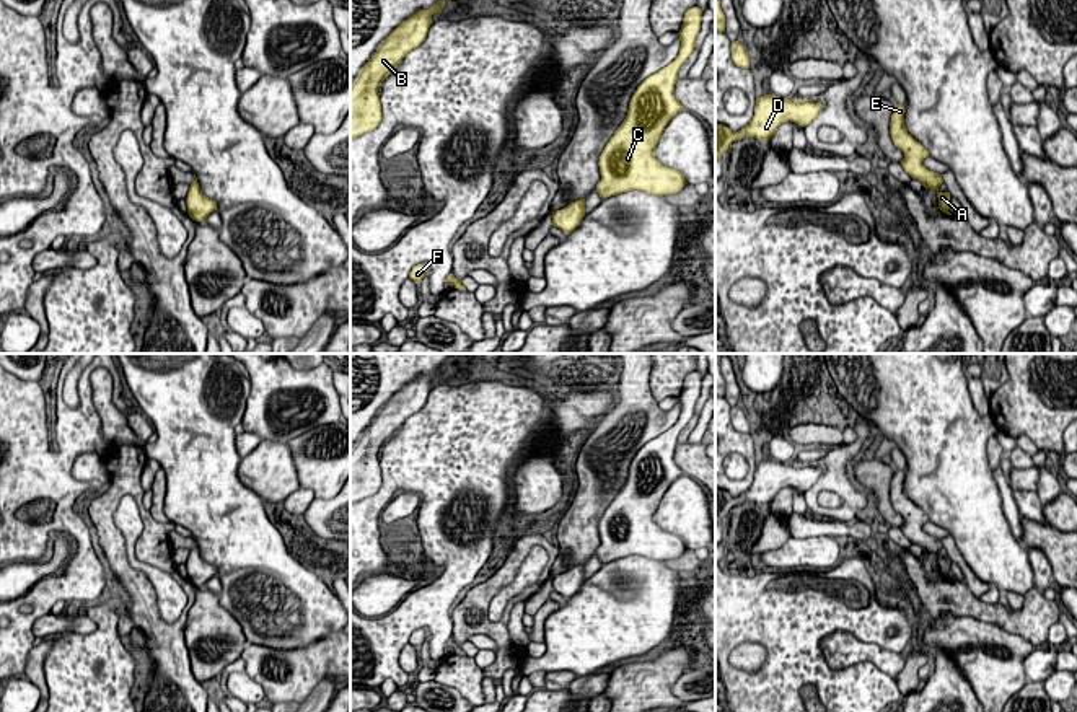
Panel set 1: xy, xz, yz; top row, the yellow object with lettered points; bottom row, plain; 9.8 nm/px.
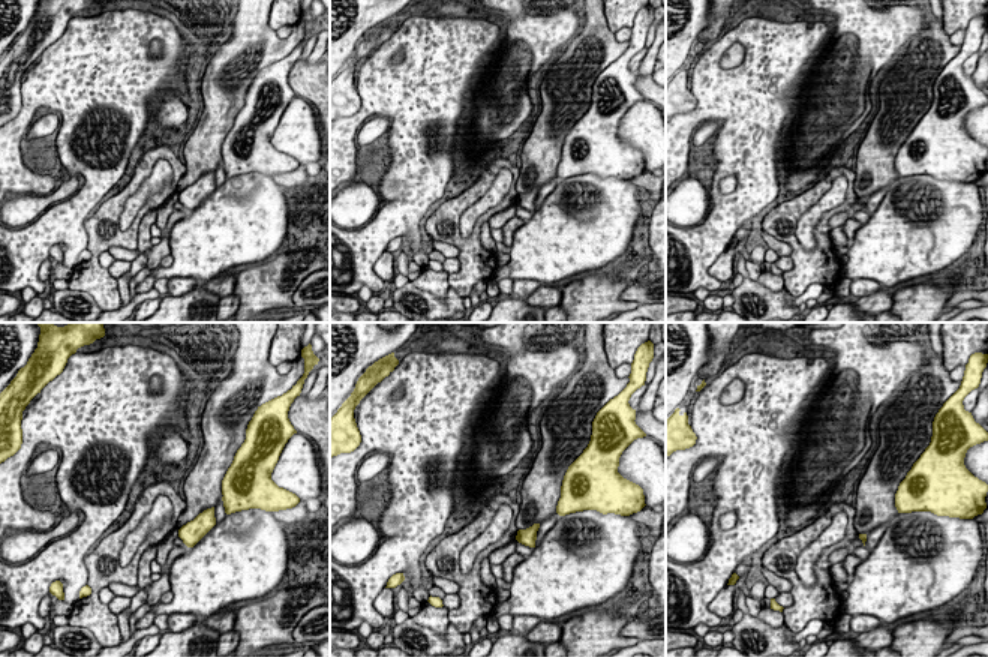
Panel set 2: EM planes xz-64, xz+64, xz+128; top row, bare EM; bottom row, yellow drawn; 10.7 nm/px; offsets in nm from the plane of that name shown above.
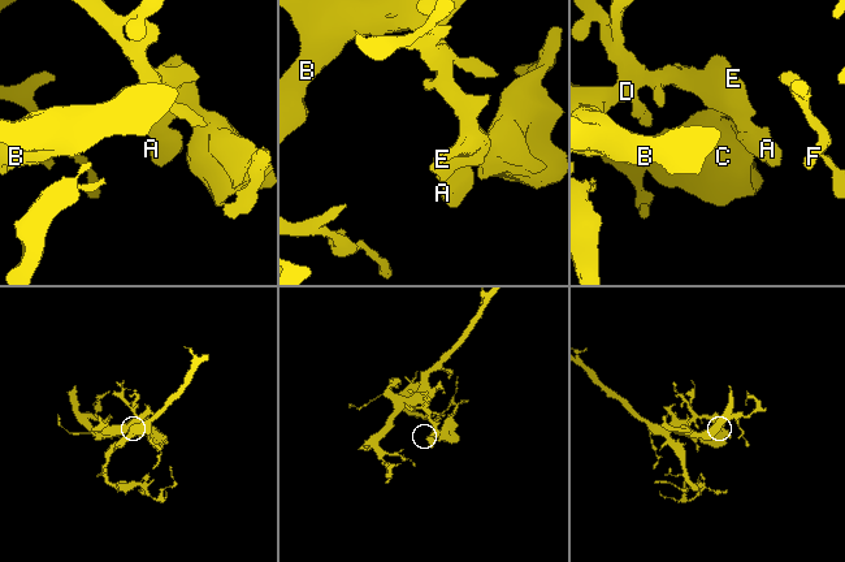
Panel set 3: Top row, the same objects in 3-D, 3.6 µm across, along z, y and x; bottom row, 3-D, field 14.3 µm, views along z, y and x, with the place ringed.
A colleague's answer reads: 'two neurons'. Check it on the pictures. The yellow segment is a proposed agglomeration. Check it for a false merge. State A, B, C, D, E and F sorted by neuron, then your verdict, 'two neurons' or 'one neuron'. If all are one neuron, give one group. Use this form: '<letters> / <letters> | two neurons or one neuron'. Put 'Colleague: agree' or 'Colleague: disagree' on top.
Colleague: disagree
A B C D E F | one neuron

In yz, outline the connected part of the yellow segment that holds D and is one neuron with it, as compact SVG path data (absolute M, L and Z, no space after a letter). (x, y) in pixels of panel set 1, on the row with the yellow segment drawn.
M766 94L756 99L754 116L746 127L732 132L727 125L715 122L715 160L719 160L733 142L745 137L754 137L761 142L774 137L777 127L784 122L795 122L802 127L811 124L824 106L811 99L787 99L776 94Z

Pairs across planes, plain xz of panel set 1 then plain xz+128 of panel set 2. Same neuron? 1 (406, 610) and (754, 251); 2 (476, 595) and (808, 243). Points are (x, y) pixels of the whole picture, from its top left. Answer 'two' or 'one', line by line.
1: two
2: two

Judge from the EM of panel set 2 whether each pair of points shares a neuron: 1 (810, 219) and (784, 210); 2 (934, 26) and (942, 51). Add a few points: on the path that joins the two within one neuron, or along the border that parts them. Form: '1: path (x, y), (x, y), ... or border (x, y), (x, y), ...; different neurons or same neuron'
1: border (826, 192), (799, 218), (796, 239), (807, 251); different neurons
2: path (934, 32), (936, 45); same neuron

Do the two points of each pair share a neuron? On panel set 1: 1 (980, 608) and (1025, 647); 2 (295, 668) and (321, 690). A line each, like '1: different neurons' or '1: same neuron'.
1: different neurons
2: different neurons

